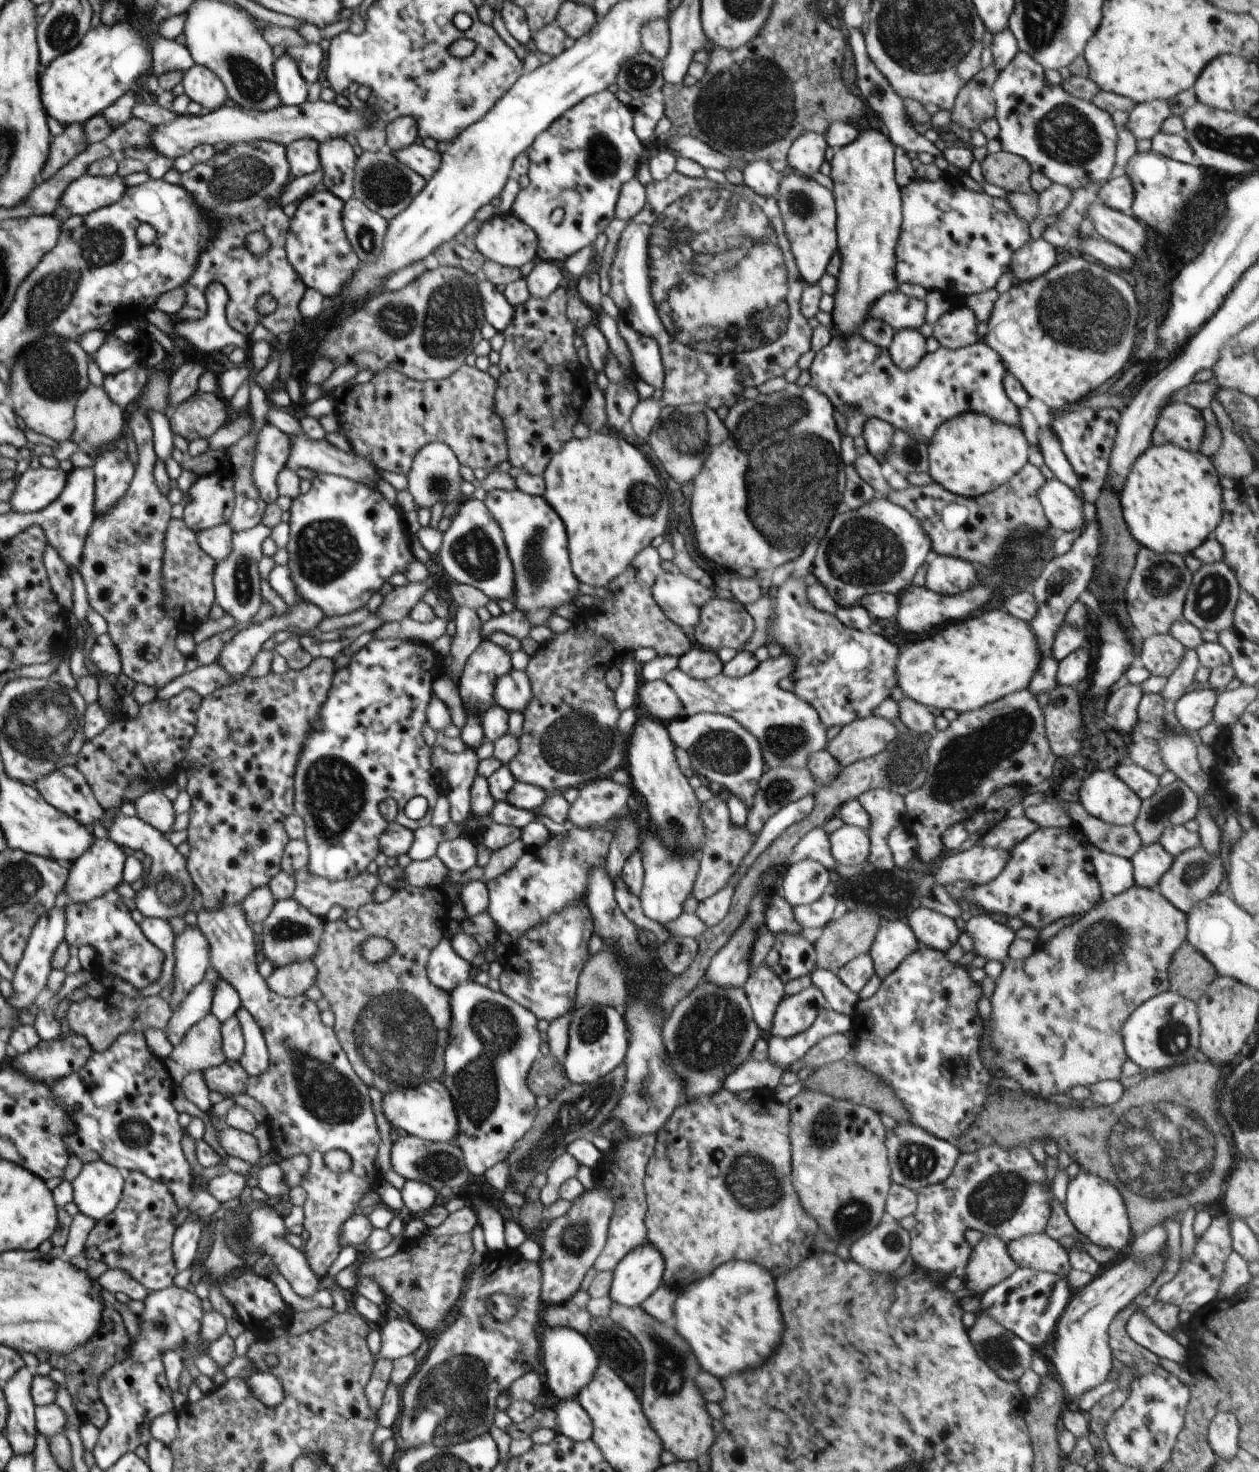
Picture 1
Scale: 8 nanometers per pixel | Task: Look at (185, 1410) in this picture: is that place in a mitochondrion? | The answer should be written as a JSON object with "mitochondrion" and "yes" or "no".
{"mitochondrion":"no"}

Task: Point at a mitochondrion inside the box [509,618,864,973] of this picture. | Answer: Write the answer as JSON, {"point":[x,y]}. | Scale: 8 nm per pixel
{"point":[581,744]}

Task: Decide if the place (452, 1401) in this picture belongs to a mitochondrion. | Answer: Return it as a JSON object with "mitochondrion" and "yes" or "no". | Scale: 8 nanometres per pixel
{"mitochondrion":"yes"}

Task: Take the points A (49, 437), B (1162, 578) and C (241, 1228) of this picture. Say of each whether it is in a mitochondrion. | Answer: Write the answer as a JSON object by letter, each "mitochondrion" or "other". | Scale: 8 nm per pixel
{"A":"other","B":"mitochondrion","C":"mitochondrion"}

